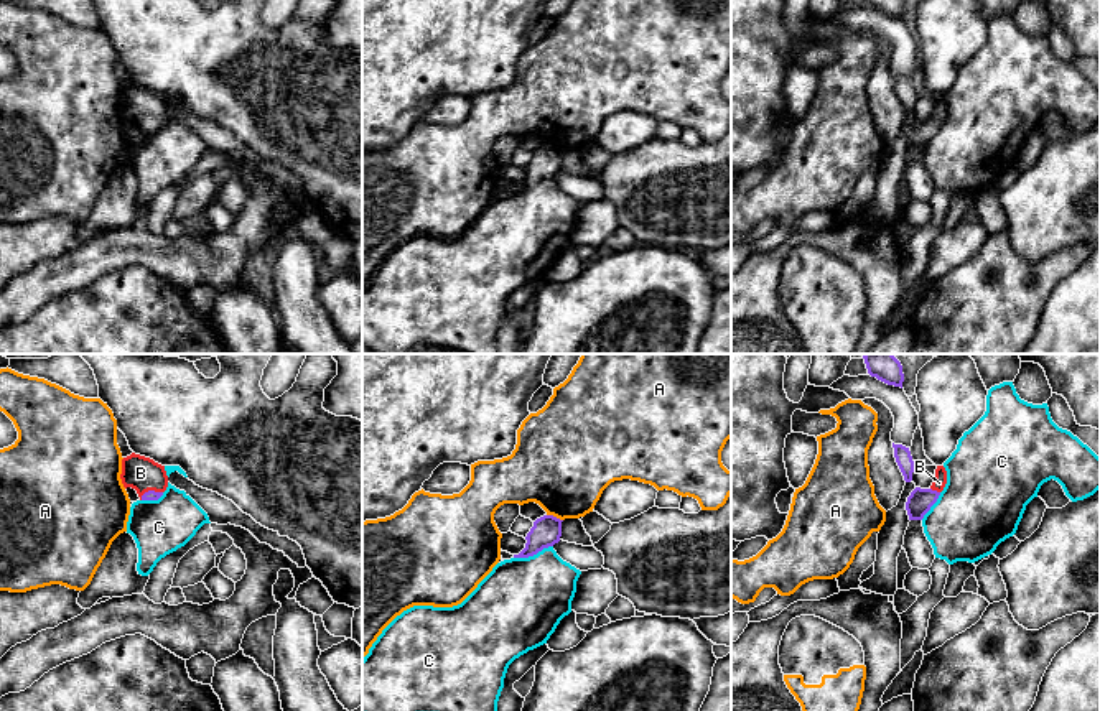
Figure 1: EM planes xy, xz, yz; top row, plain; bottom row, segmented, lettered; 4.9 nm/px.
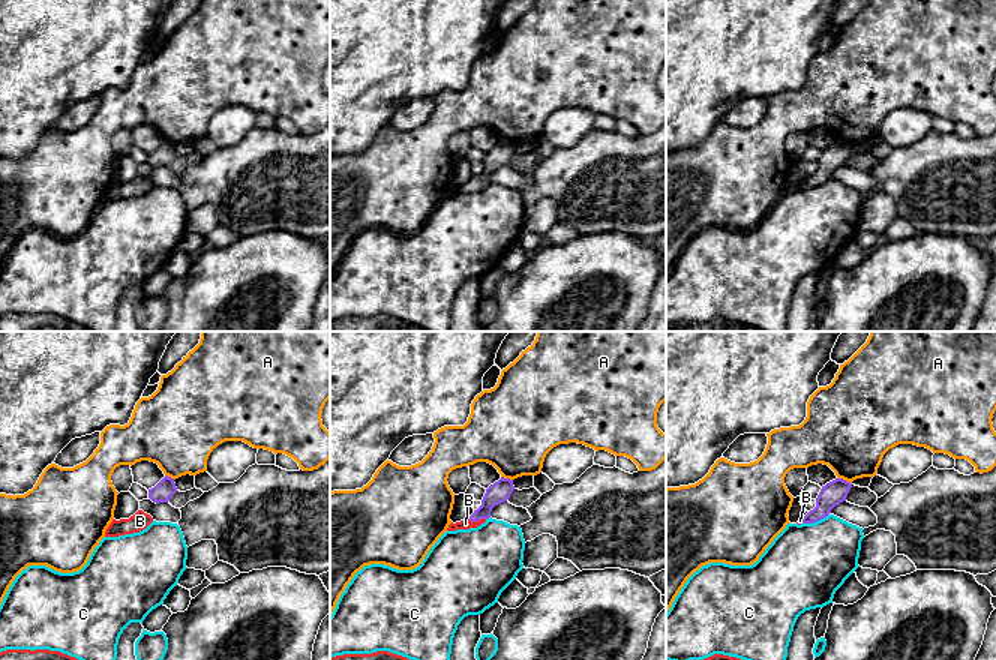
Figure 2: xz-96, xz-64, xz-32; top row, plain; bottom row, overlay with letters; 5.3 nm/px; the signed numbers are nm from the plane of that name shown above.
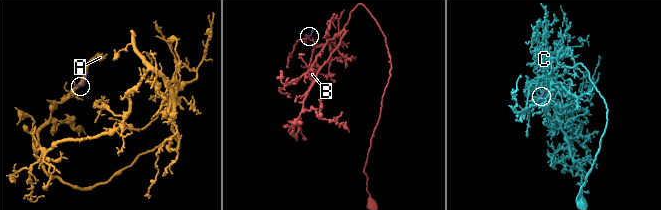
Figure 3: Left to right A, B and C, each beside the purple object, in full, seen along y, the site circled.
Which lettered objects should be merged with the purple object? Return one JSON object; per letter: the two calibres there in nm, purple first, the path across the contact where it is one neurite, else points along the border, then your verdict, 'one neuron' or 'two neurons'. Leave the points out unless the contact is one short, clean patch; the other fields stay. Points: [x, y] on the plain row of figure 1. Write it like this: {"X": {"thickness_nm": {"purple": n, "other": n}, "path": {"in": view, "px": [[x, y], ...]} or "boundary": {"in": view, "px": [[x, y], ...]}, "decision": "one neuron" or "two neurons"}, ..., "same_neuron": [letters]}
{"A": {"thickness_nm": {"purple": 140, "other": 440}, "decision": "two neurons"}, "B": {"thickness_nm": {"purple": 50, "other": 170}, "path": {"in": "xy", "px": [[149, 127], [150, 122], [150, 114], [140, 104]]}, "decision": "one neuron"}, "C": {"thickness_nm": {"purple": 140, "other": 420}, "boundary": {"in": "xz", "px": [[552, 176], [532, 186], [514, 190]]}, "decision": "two neurons"}, "same_neuron": ["B"]}

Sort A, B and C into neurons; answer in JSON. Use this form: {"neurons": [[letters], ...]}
{"neurons": [["A"], ["B"], ["C"]]}

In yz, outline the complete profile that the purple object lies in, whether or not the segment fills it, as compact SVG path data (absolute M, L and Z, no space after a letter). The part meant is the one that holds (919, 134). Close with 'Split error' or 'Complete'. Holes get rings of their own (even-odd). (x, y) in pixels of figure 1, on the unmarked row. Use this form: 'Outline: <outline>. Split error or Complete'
Outline: M937 97L934 114L929 120L916 118L906 133L909 151L922 151L930 138L937 133L940 123L947 115L947 102Z. Split error

